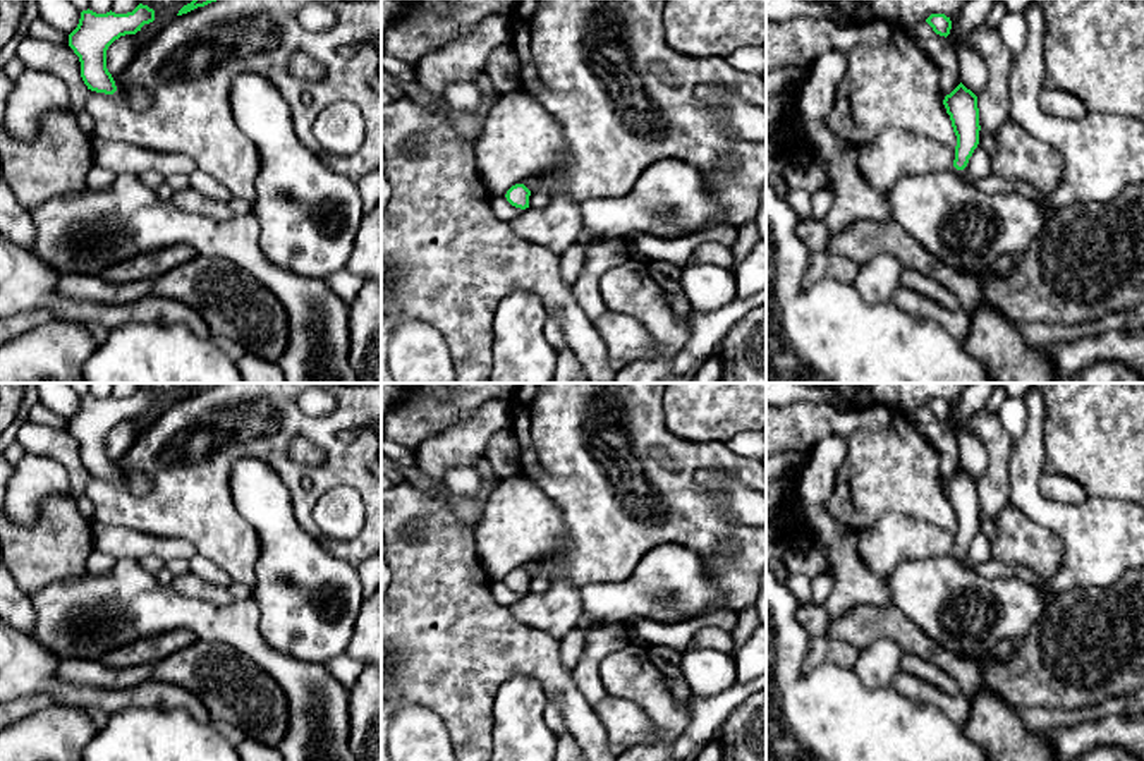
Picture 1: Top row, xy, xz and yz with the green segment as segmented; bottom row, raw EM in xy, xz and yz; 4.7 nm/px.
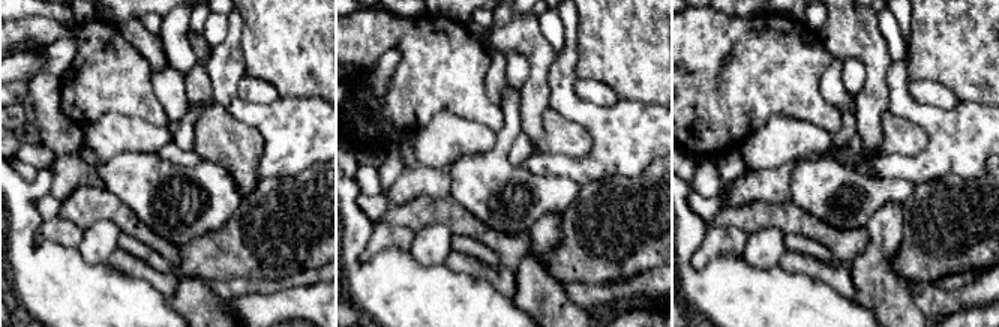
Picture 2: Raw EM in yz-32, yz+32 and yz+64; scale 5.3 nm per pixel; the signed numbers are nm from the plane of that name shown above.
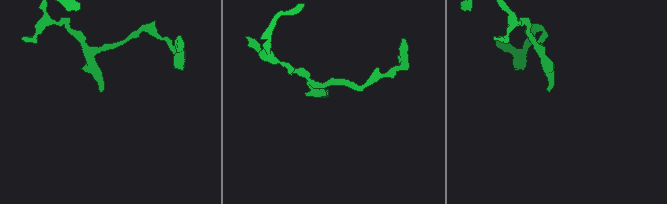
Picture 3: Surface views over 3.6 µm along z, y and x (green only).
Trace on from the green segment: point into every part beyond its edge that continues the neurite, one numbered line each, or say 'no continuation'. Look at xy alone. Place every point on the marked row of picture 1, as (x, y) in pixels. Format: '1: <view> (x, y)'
no continuation

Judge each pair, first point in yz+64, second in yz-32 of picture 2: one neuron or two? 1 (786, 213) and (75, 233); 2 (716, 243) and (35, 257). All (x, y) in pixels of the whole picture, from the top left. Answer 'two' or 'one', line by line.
1: two
2: two

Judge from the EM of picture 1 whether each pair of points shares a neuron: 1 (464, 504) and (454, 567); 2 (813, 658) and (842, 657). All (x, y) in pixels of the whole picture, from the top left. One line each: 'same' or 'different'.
1: different
2: same

